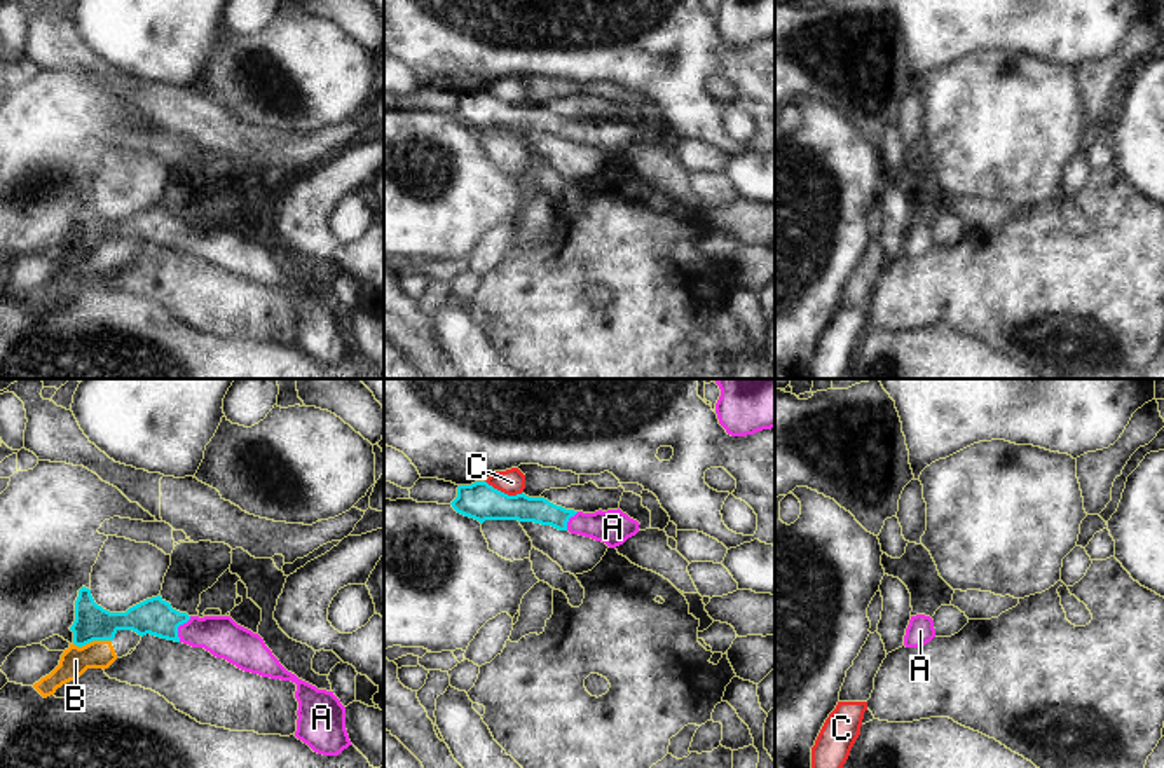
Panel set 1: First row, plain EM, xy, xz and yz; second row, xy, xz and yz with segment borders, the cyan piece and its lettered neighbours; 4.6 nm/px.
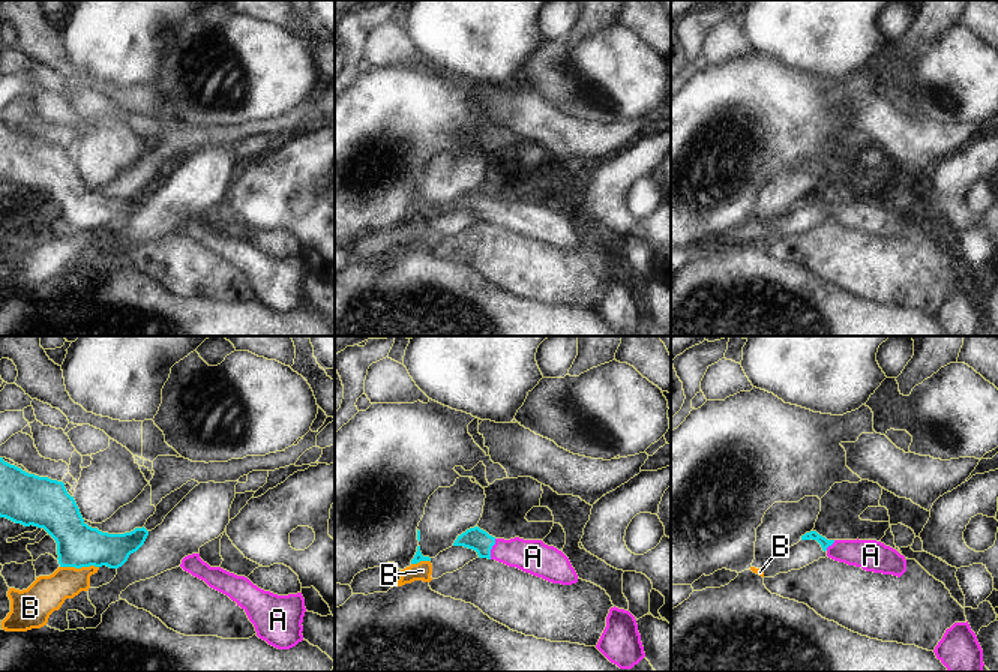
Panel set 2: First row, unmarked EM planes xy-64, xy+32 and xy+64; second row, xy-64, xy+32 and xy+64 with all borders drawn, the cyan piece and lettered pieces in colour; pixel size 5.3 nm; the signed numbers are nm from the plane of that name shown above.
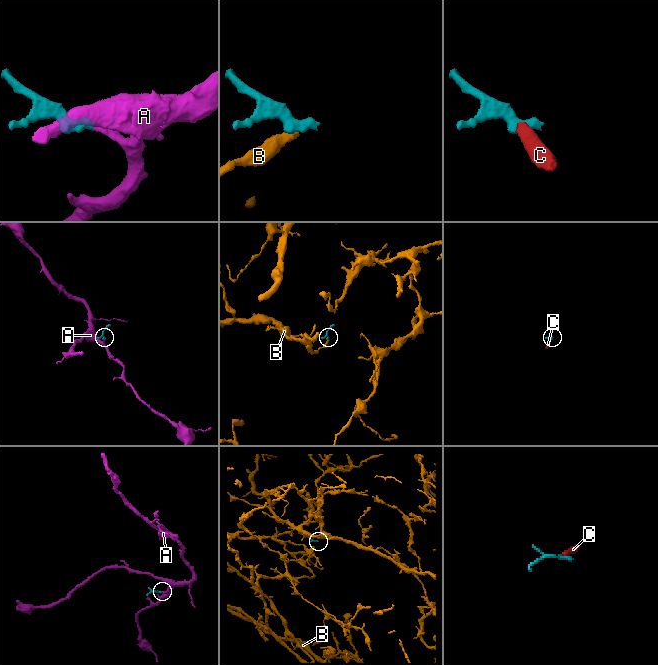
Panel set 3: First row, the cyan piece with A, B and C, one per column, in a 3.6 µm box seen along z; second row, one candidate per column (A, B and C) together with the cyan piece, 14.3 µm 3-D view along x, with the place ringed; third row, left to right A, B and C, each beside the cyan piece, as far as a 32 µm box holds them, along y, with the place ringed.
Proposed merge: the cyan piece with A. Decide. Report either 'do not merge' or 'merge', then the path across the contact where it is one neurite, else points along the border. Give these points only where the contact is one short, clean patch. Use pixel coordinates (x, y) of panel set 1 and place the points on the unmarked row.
merge; runs through xy (156, 226), (177, 238), (220, 245)

